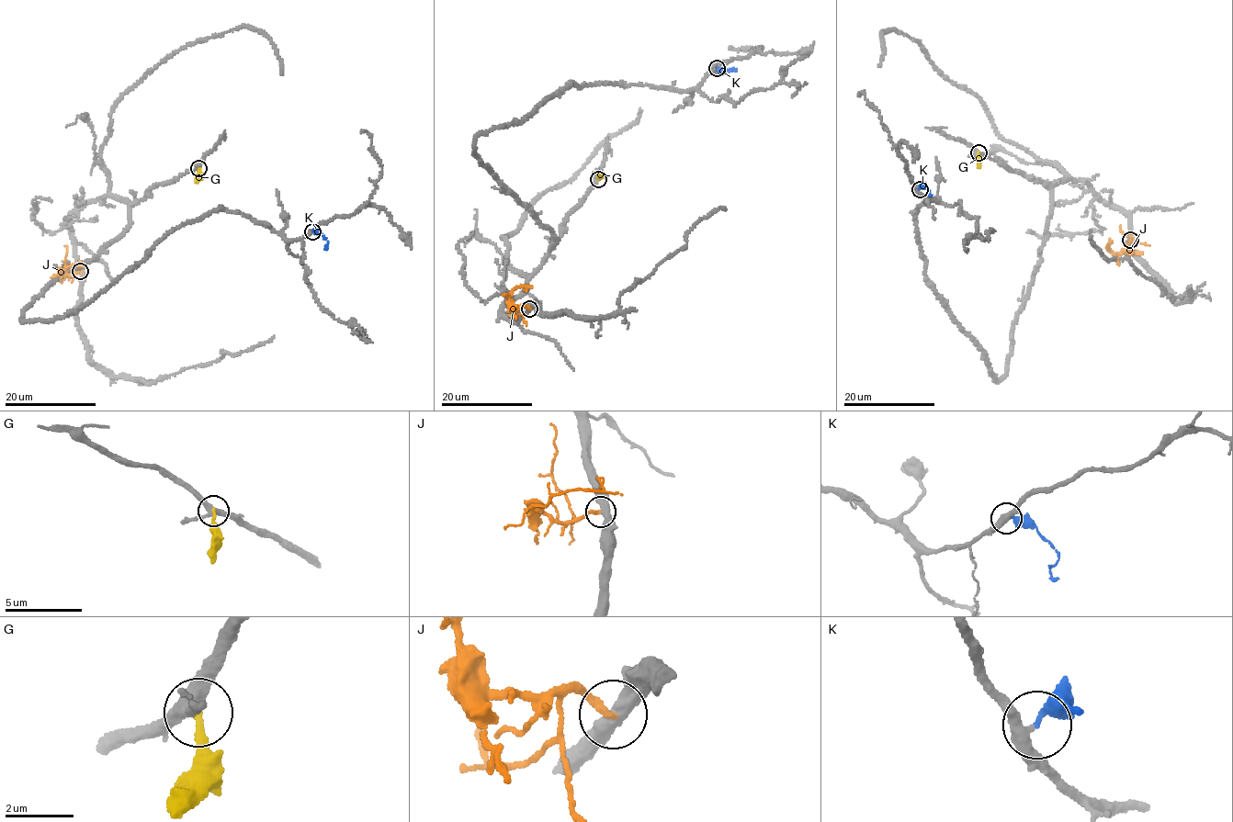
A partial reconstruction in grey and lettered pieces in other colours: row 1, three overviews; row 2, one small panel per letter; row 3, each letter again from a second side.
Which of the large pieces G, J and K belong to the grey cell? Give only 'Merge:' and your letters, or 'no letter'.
Merge: K

